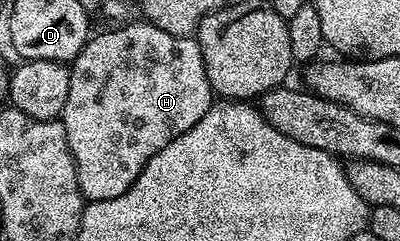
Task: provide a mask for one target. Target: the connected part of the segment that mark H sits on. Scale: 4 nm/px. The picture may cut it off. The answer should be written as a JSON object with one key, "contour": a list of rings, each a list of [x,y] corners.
{"contour":[[[137,19],[134,25],[129,24],[123,23],[118,27],[111,27],[113,29],[99,34],[98,37],[97,34],[90,36],[89,42],[82,47],[81,54],[74,57],[69,65],[71,87],[67,87],[67,103],[63,103],[63,111],[59,120],[63,131],[66,132],[67,145],[74,159],[79,191],[86,202],[115,199],[119,195],[123,195],[123,191],[127,191],[131,187],[131,183],[135,183],[135,179],[139,179],[143,167],[147,167],[147,163],[152,157],[159,155],[159,151],[163,151],[163,147],[167,147],[167,143],[179,139],[187,131],[191,131],[191,127],[195,127],[195,123],[199,123],[199,119],[203,119],[203,115],[207,115],[207,111],[212,109],[215,104],[215,94],[207,79],[207,71],[203,67],[203,55],[201,48],[197,46],[196,36],[167,35],[167,31],[155,27],[150,21],[144,19]]]}

